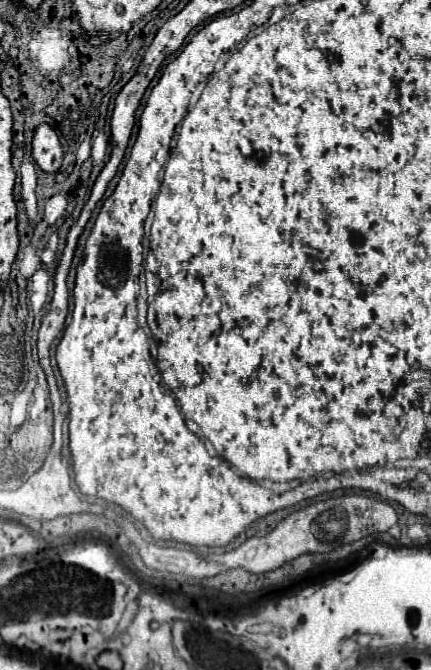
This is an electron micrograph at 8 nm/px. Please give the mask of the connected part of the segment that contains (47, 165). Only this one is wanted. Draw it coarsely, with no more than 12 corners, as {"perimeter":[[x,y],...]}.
{"perimeter":[[47,124],[35,130],[33,158],[43,172],[57,172],[61,142]]}

